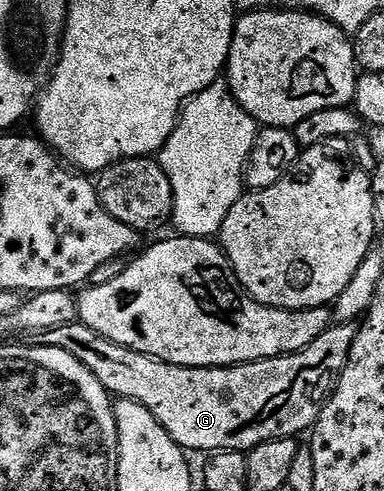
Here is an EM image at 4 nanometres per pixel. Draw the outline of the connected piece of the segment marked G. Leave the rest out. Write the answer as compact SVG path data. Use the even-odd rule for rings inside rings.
M78 321L38 332L37 343L40 347L65 349L65 353L77 357L77 361L81 361L81 365L85 365L85 369L89 369L89 373L93 373L93 377L97 377L97 381L101 381L103 388L112 396L145 405L145 409L149 409L149 413L161 421L161 429L165 429L165 433L169 433L169 437L173 437L173 441L184 452L246 453L262 443L299 437L302 431L307 433L314 428L321 409L331 398L331 392L339 382L339 375L345 369L356 330L355 323L335 323L325 333L321 333L313 345L297 353L276 359L262 359L256 363L237 363L234 367L182 367L162 363L152 355L117 345Z

